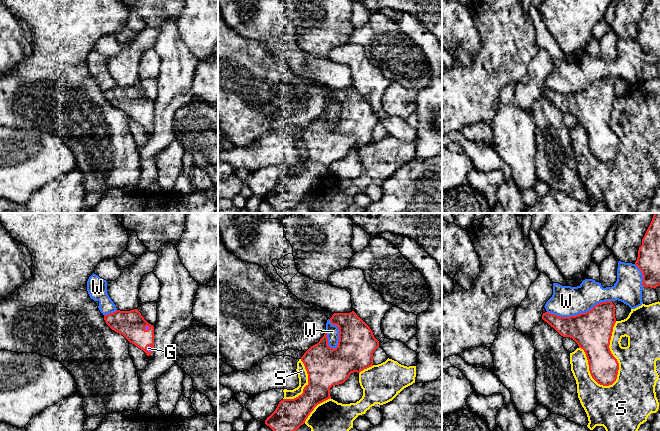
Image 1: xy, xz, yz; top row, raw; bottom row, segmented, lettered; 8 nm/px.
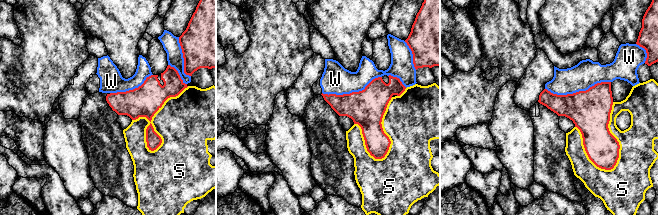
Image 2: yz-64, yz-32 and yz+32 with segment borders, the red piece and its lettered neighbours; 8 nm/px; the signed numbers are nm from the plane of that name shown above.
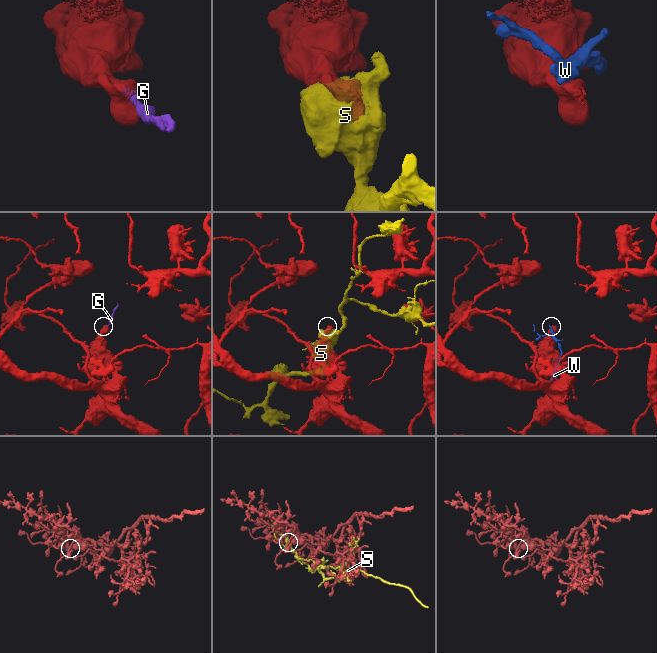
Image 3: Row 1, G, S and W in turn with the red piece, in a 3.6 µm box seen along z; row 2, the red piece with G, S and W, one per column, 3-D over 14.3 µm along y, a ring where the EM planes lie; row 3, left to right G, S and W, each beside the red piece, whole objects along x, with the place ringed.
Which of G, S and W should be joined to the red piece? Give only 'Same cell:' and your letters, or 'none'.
Same cell: G

